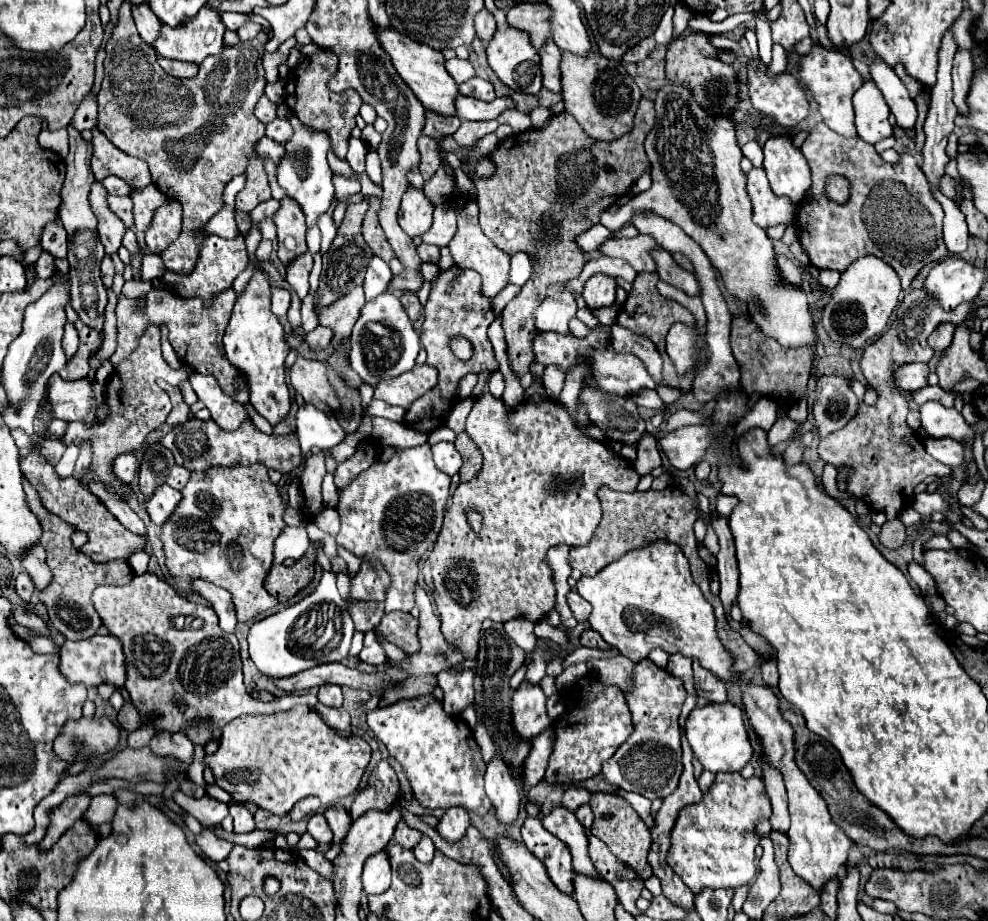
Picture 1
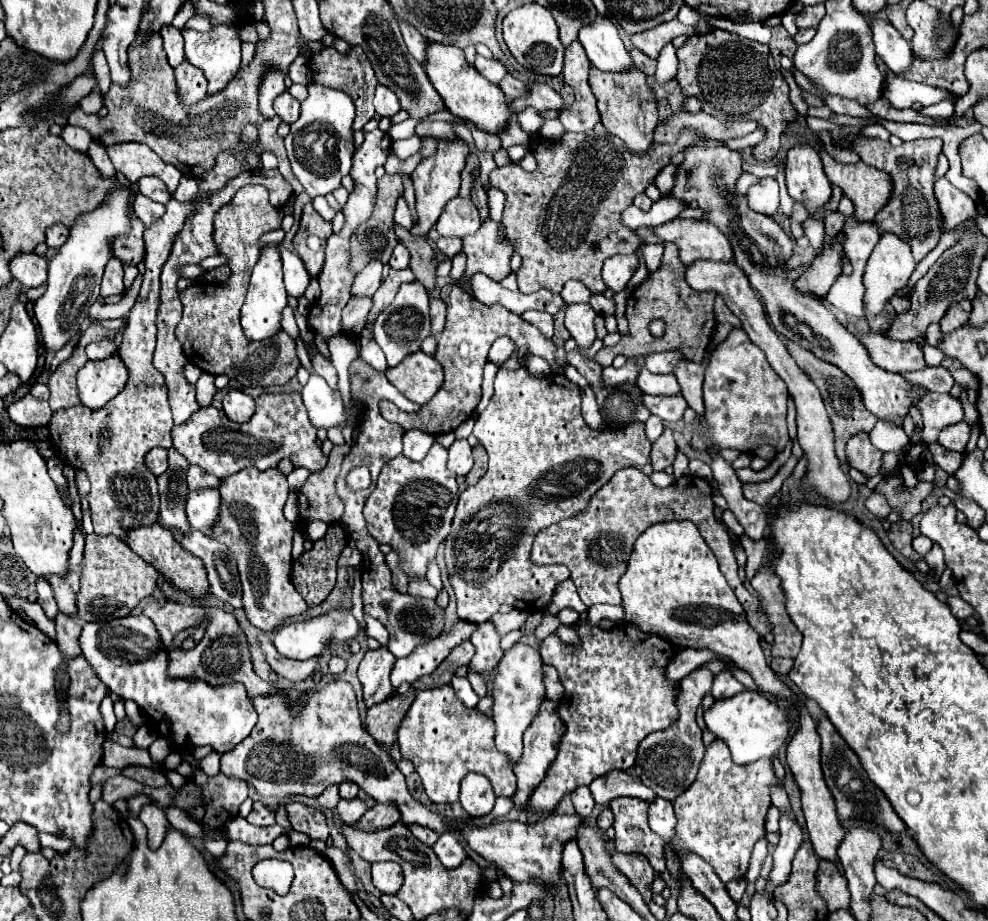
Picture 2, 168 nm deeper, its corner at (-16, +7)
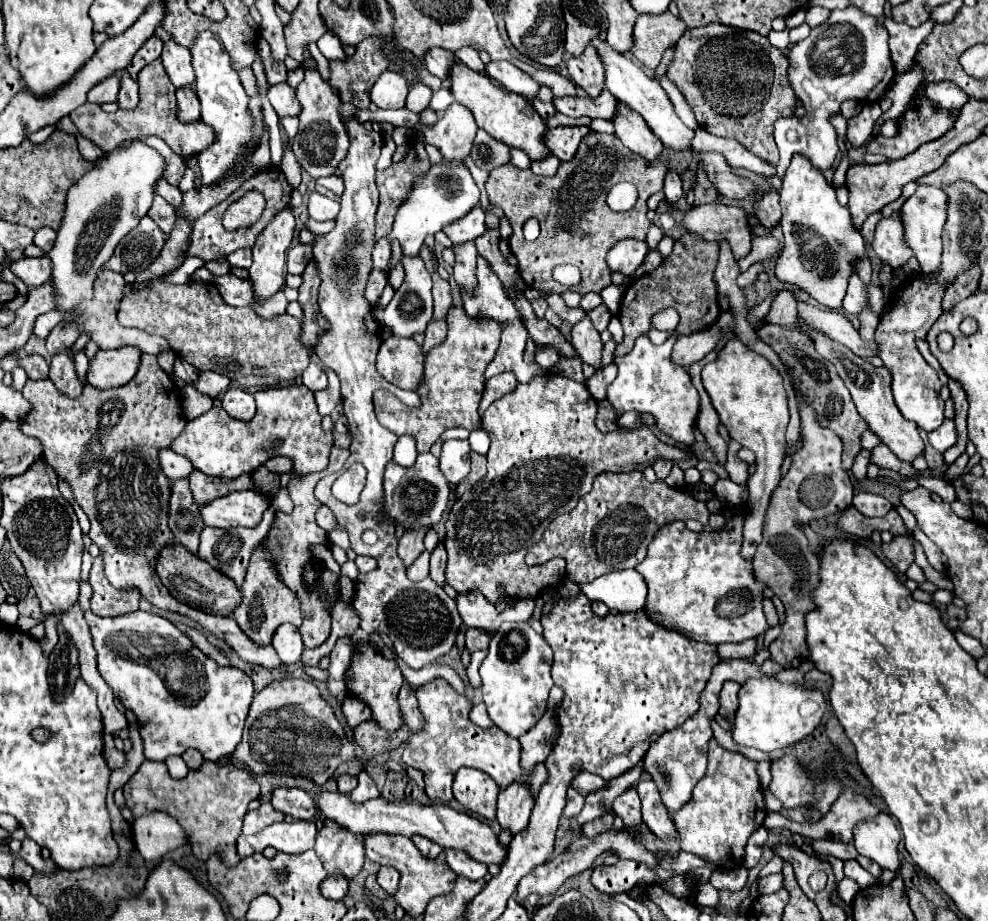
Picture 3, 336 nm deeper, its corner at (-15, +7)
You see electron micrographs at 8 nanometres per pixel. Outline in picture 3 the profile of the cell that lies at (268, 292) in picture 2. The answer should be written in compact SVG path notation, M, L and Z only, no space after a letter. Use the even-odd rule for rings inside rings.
M285 208L259 234L259 238L253 246L253 266L249 268L249 278L251 278L251 284L253 284L253 296L255 296L257 302L263 302L263 300L275 296L285 286L285 254L291 246L293 230L295 230L293 212L289 208Z

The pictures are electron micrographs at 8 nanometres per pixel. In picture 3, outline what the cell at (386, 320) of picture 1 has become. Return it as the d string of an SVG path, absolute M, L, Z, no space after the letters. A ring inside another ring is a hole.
M403 256L403 266L405 266L405 282L401 284L399 290L395 290L393 300L387 304L385 314L383 314L383 324L391 330L391 334L401 336L401 338L411 338L413 334L425 332L427 322L433 316L433 302L431 302L431 276L419 256L407 258Z

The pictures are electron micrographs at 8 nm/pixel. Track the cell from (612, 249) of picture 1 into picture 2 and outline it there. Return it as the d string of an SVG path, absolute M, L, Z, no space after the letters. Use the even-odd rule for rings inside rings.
M674 218L656 228L656 234L668 242L678 244L680 260L692 264L696 260L732 262L734 252L730 240L708 220Z

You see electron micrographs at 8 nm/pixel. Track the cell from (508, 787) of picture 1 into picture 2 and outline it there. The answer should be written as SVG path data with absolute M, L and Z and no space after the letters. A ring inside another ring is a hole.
M516 642L512 648L504 650L492 678L492 720L496 724L496 748L506 752L512 764L522 756L522 734L530 726L530 722L538 716L538 708L544 702L544 674L542 674L542 658L536 648Z

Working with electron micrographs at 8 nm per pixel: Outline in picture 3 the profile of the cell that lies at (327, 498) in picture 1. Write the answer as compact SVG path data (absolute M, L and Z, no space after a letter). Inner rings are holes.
M311 362L307 372L303 372L303 384L311 390L311 392L319 392L327 388L327 376Z

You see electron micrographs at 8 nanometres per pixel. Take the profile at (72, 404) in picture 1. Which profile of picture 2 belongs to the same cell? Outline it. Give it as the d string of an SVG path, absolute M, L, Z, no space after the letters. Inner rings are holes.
M118 354L108 360L88 360L78 372L78 396L84 406L100 408L126 384L128 368Z

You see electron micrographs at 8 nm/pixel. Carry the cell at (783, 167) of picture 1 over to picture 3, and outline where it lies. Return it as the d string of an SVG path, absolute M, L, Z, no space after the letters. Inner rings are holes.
M801 154L793 156L779 196L785 240L775 266L777 278L801 286L823 306L841 308L847 292L847 280L853 272L851 260L865 256L863 238L851 226L849 210L837 202L835 188L825 180L821 170L813 168L811 160Z

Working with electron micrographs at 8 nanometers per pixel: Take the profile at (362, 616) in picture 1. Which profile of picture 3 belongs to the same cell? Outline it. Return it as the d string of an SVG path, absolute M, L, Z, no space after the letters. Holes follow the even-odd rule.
M413 530L413 532L405 532L403 538L399 540L399 546L397 546L397 556L403 560L405 568L409 568L415 558L425 550L423 548L423 536L425 536L425 530Z

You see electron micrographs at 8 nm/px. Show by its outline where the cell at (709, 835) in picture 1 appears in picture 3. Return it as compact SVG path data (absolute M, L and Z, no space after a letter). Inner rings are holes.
M713 738L709 742L709 766L707 766L705 776L695 784L691 800L679 812L673 814L673 822L675 822L677 832L679 832L681 850L697 854L699 858L703 858L709 866L713 866L717 870L739 868L743 864L743 858L745 858L747 840L757 828L763 826L765 816L767 816L767 808L763 802L763 790L761 790L761 782L759 782L759 774L757 774L757 762L745 758L739 752L725 750Z

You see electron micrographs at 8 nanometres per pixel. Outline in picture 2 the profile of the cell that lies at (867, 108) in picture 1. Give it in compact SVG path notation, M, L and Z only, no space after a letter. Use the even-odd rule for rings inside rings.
M894 74L886 78L884 96L890 100L894 108L910 108L914 102L922 102L922 106L932 106L936 102L954 98L948 90L926 86L926 84L916 84Z

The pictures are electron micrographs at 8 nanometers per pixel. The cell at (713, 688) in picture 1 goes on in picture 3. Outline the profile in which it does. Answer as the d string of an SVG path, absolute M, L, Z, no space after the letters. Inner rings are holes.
M725 682L721 692L719 692L719 714L723 718L727 718L729 722L733 720L733 714L737 710L737 692L739 692L739 684L737 682Z

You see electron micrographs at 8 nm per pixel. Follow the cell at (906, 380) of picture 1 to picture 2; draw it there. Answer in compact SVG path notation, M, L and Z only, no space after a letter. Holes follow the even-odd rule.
M862 334L858 336L862 346L868 350L870 360L888 370L888 372L902 372L902 370L924 370L924 354L918 348L916 342L898 342L898 340L888 340L882 334Z

